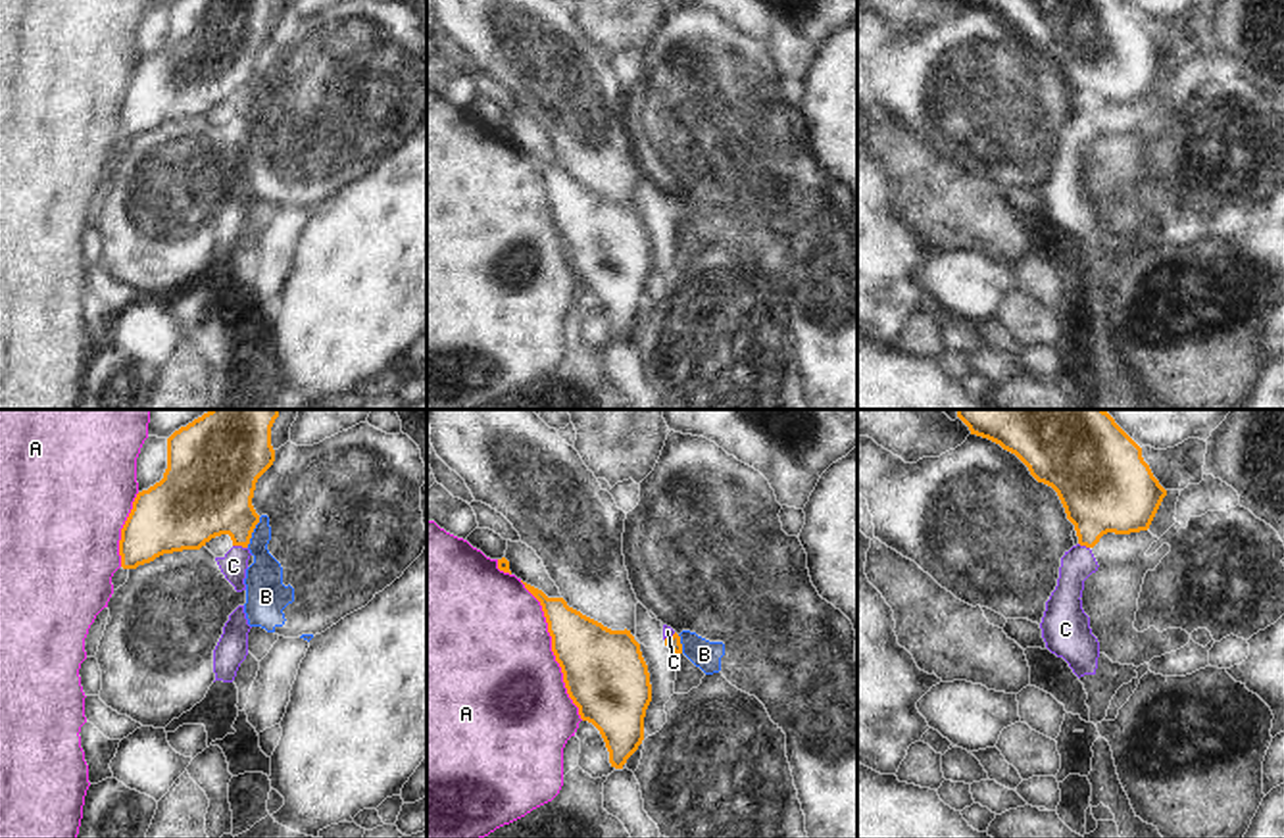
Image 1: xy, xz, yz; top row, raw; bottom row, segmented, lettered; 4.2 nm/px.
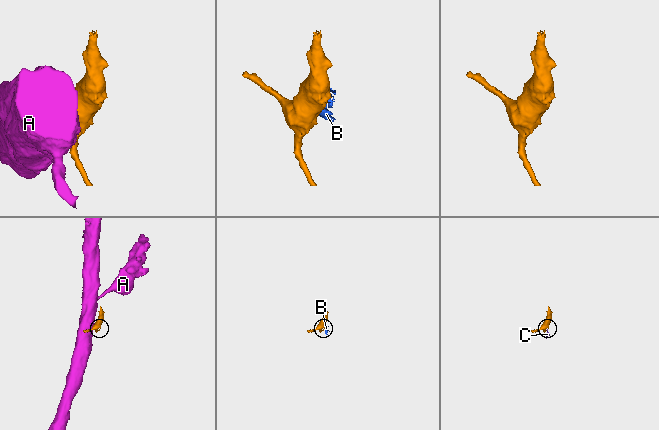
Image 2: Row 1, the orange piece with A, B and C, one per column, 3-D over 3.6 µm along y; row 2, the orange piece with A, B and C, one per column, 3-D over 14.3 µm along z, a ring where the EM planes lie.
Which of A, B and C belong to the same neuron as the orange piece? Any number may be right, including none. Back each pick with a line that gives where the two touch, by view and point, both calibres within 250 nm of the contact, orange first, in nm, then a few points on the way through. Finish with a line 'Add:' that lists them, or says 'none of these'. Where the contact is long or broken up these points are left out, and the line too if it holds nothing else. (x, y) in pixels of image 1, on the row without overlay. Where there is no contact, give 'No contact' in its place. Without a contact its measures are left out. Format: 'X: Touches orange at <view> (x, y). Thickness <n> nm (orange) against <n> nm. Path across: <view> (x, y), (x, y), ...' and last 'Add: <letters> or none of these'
Add: none of these.

